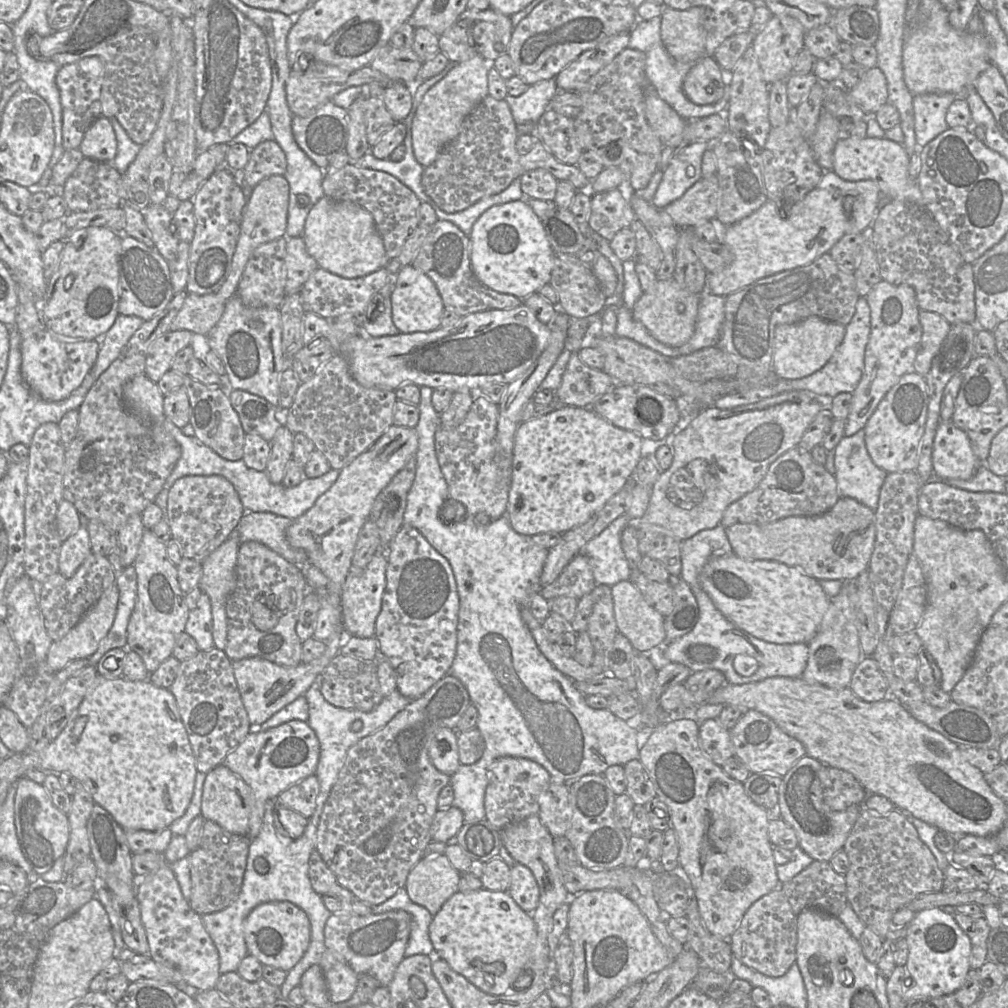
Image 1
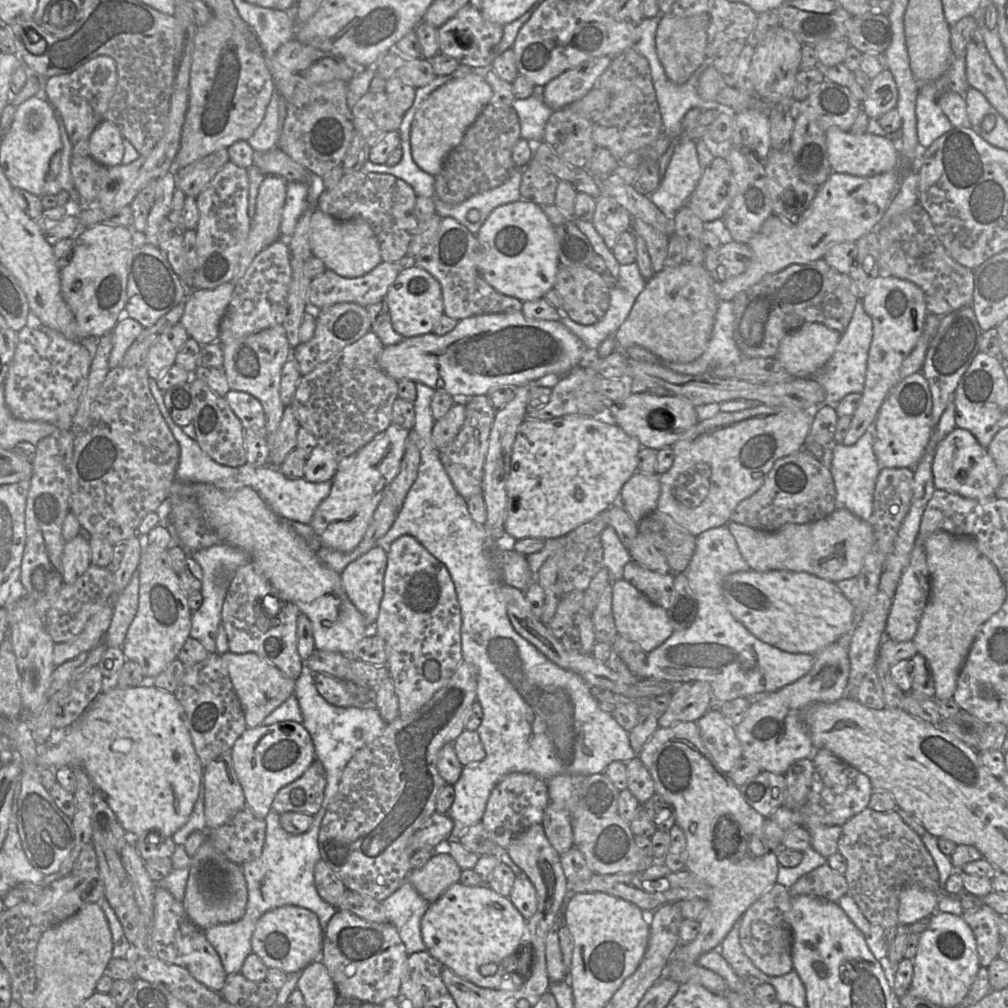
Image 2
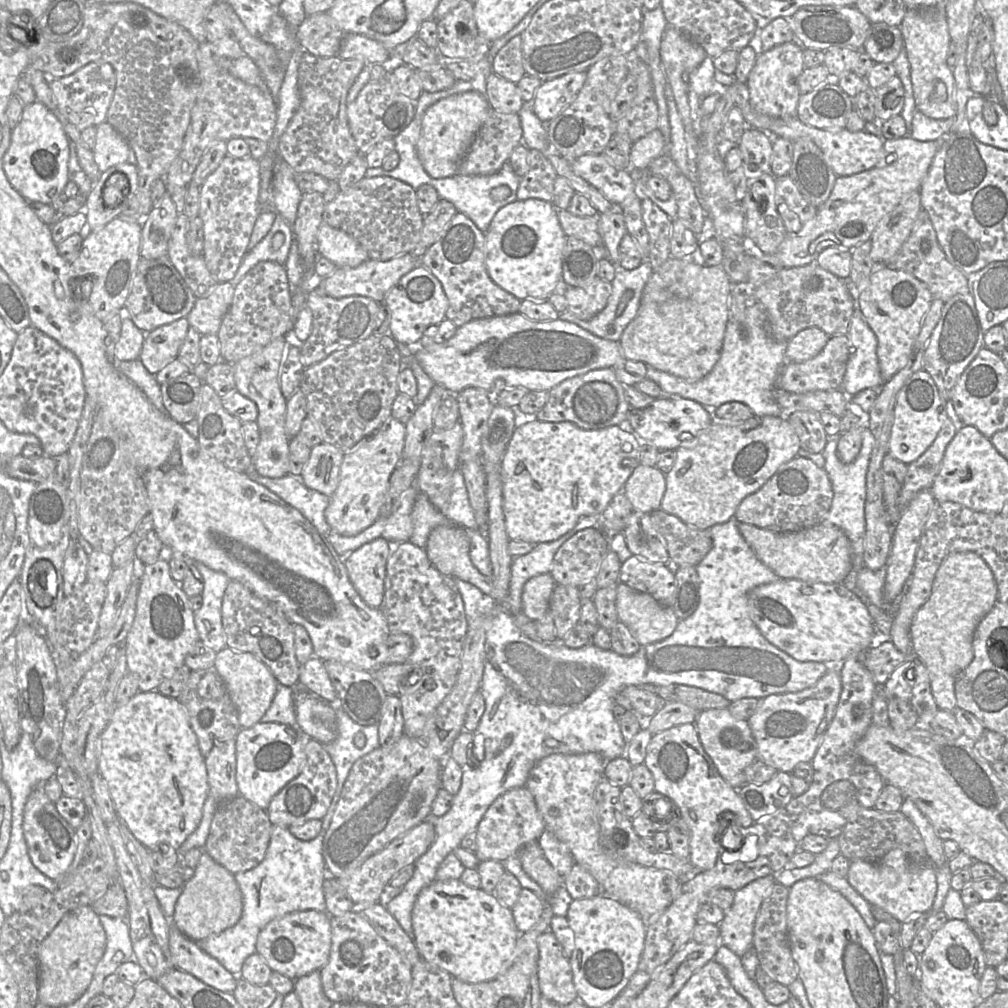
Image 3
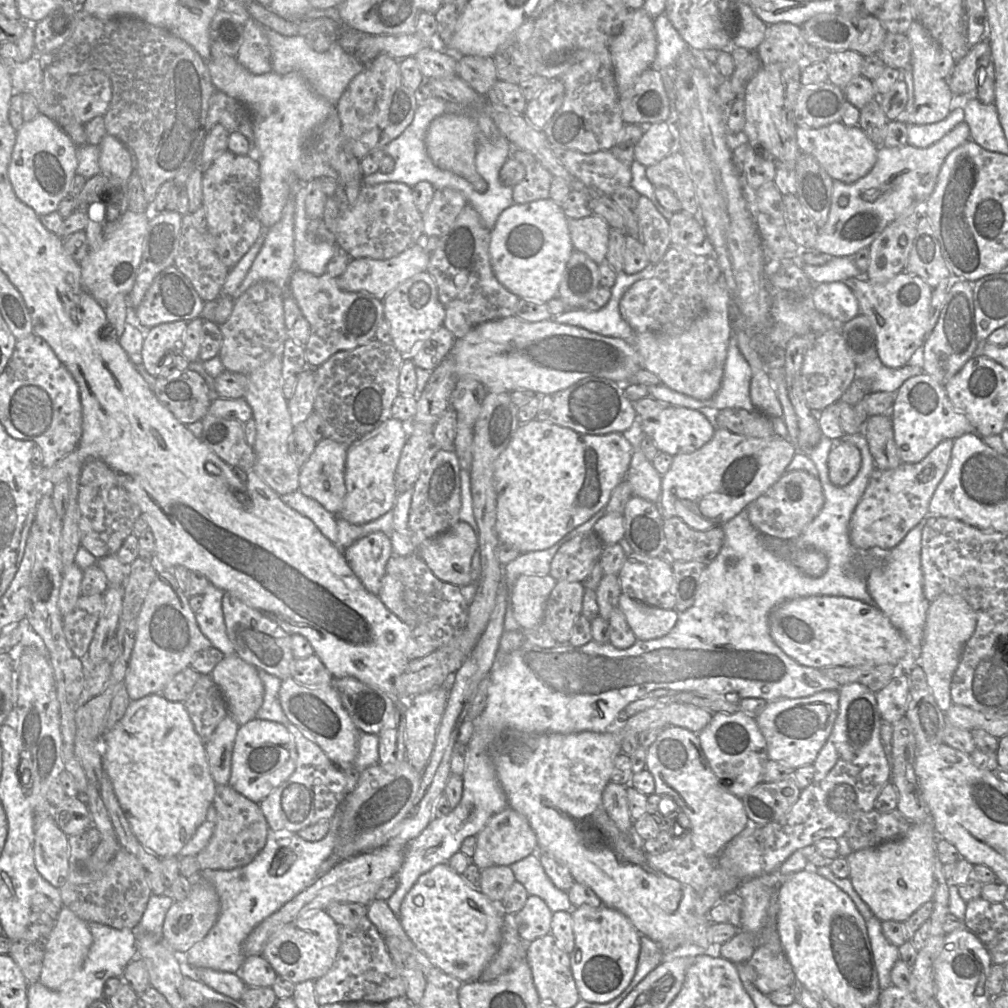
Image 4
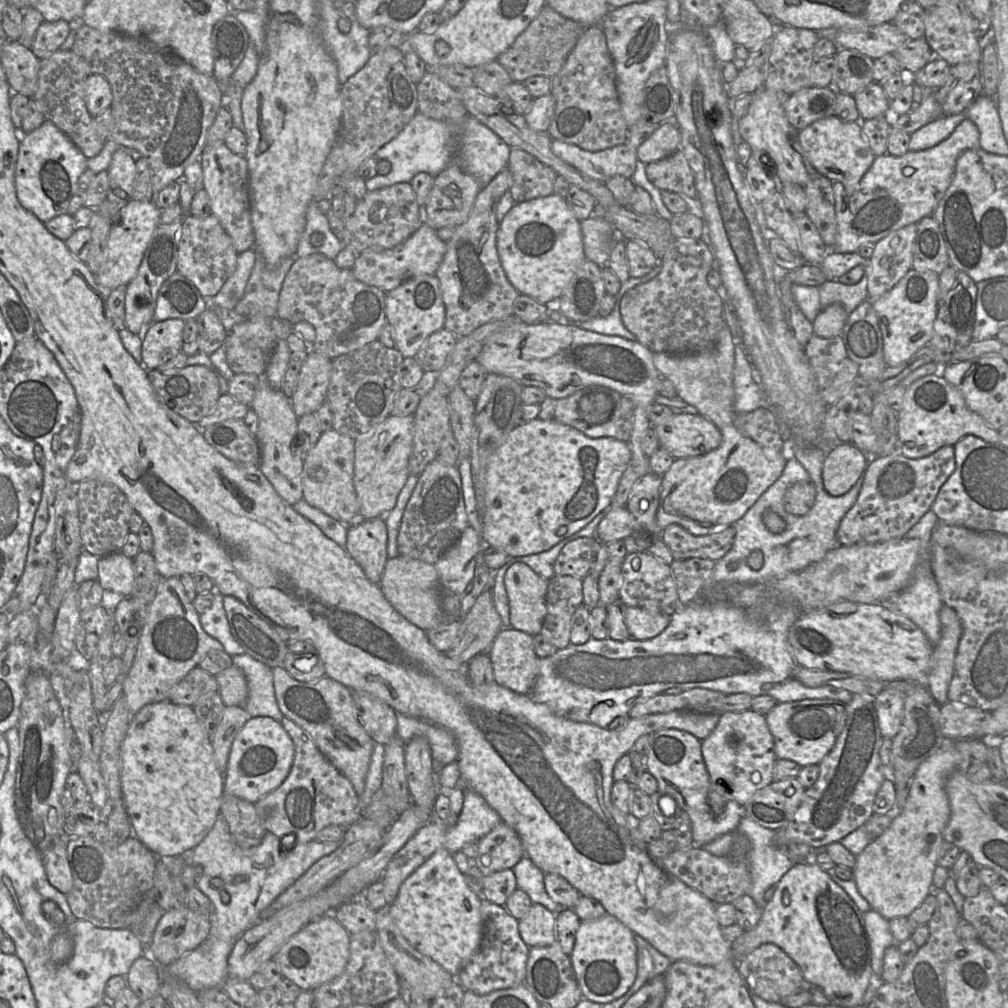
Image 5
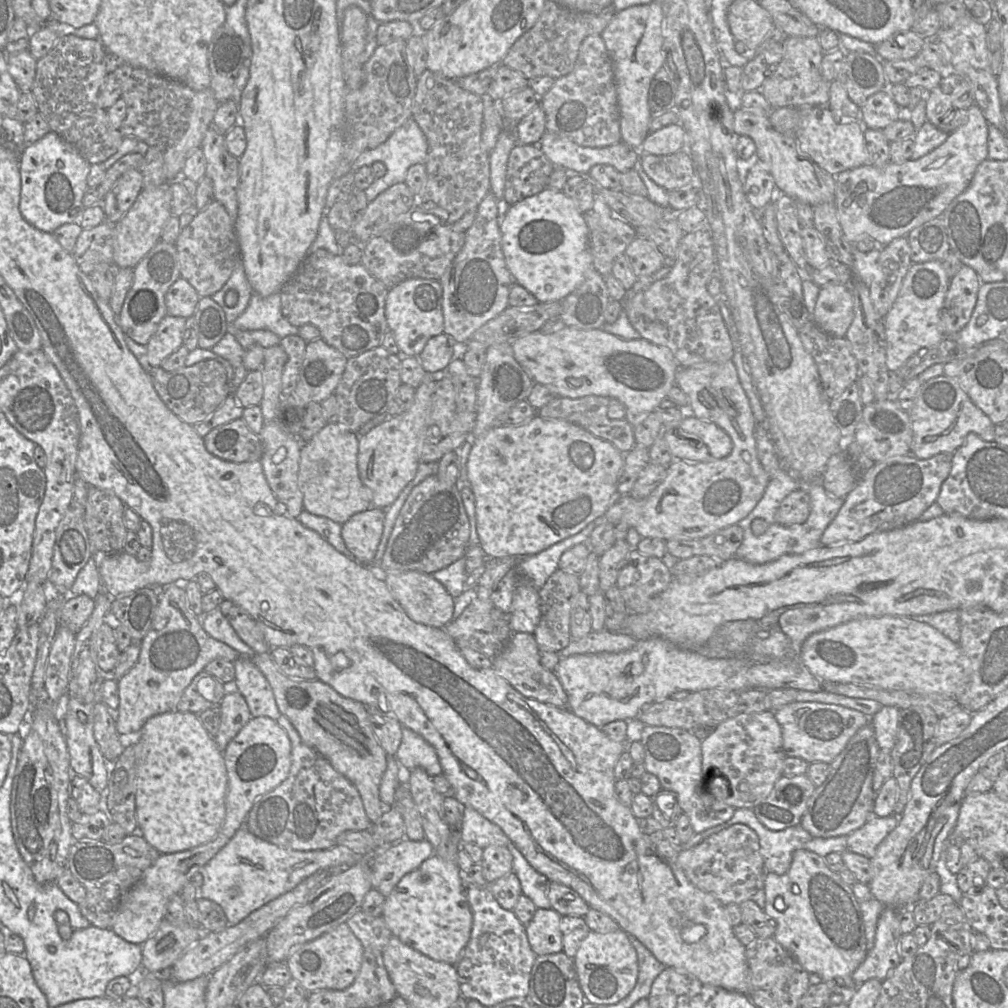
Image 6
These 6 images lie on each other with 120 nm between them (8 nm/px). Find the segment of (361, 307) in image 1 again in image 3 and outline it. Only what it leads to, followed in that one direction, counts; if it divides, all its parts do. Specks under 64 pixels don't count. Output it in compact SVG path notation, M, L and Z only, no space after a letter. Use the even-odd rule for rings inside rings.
M412 253L399 255L388 261L367 260L354 268L336 268L333 273L317 280L317 288L332 298L348 296L369 297L377 303L384 303L387 293L399 280L419 264L419 259Z

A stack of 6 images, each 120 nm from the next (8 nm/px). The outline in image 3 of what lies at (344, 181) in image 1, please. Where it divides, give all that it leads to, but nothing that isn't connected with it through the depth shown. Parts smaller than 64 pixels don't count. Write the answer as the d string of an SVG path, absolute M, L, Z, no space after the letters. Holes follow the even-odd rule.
M387 176L363 177L352 187L340 191L332 202L325 204L323 211L323 222L352 236L367 252L370 260L378 261L388 261L418 251L423 218L418 209L416 190L405 182Z

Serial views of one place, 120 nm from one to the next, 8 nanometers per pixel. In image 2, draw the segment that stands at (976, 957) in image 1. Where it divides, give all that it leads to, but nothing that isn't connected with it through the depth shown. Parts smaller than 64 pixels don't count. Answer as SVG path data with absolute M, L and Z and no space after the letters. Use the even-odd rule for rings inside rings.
M987 905L964 911L962 919L971 928L977 944L979 964L988 967L998 957L1001 936L998 931L999 914Z

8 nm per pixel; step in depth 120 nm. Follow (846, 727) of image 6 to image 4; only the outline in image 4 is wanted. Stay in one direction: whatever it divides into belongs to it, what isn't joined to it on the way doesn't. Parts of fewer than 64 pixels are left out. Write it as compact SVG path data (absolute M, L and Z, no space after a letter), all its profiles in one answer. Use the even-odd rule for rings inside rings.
M827 690L809 697L769 702L766 708L755 717L767 743L768 759L793 770L814 764L832 733L838 716L839 700L839 691Z

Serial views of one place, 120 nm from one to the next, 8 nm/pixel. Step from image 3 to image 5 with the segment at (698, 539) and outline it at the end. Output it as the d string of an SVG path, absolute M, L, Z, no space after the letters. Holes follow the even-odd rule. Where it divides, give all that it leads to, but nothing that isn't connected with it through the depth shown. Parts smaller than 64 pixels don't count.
M670 524L663 530L661 539L674 560L703 558L716 562L730 551L735 534L734 526L729 526L716 533L695 536L678 524Z

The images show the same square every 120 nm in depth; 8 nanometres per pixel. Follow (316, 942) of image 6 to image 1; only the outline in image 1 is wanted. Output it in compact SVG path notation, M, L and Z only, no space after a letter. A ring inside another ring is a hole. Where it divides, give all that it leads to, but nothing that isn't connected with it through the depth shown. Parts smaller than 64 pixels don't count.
M289 901L259 904L244 921L244 937L248 953L263 965L288 972L303 957L311 937L309 918L304 910Z

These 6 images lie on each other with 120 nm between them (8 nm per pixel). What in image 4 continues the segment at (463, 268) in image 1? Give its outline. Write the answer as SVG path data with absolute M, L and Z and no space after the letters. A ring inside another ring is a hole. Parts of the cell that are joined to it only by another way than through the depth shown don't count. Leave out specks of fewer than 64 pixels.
M467 203L430 255L427 272L432 276L439 300L445 308L443 326L455 339L464 337L481 323L515 314L519 297L496 279L490 262L489 244L490 230L484 226L477 211Z

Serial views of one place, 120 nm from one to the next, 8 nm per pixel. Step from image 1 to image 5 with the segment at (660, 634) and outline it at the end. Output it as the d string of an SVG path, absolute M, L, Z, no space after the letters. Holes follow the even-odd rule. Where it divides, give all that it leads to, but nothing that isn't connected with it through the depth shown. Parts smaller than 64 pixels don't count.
M627 607L626 624L630 638L648 640L659 635L670 623L670 616Z

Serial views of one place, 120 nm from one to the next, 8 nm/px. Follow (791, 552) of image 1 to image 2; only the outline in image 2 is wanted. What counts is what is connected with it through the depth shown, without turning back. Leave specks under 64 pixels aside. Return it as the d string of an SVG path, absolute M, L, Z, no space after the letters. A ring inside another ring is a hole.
M836 508L827 517L807 524L785 524L779 530L757 530L736 522L727 527L750 570L756 572L804 572L837 583L857 577L866 556L874 548L874 531L866 522L845 508Z

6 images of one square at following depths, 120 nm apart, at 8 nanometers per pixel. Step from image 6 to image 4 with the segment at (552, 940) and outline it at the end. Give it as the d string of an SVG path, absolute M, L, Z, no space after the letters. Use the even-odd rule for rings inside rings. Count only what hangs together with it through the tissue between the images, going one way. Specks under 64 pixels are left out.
M529 895L524 907L512 916L519 936L525 943L550 934L552 911L539 897Z

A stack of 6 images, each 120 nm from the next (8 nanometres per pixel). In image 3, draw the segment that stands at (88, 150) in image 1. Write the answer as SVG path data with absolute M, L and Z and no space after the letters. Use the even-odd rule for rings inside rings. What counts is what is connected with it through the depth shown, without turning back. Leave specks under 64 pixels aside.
M106 121L96 129L96 143L91 150L99 171L126 163L130 150L127 141Z

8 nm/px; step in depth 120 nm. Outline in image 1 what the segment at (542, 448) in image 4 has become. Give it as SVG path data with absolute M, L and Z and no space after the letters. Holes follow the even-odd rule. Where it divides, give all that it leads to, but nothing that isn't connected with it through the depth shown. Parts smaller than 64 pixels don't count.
M559 405L548 414L521 422L514 435L512 481L506 510L506 516L509 518L511 527L521 535L532 537L543 533L564 534L584 524L633 478L636 465L648 450L649 444L637 433L616 427L598 415L592 408Z

